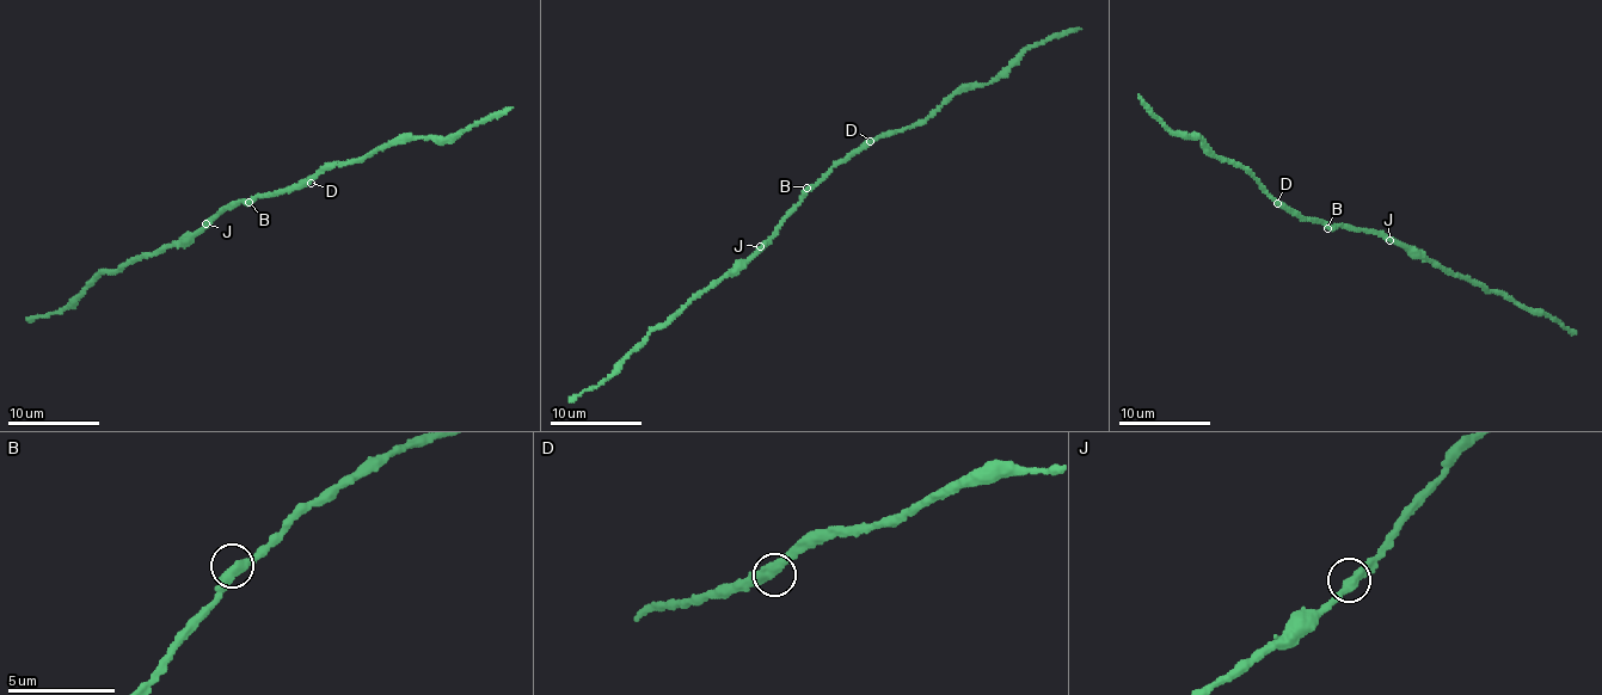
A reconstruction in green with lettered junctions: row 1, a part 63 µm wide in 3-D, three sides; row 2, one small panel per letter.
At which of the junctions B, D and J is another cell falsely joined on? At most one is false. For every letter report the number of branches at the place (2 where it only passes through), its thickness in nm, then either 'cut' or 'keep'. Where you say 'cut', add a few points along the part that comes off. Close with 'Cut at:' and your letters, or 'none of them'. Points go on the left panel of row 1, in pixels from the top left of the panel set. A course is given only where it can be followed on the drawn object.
B: 2 | 400 nm | keep
D: 2 | 400 nm | keep
J: 2 | 400 nm | keep
Cut at: none of them

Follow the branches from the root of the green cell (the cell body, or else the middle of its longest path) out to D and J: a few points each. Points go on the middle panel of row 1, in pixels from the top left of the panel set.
D: (809, 190), (834, 166), (870, 141)
J: (809, 190), (759, 247)

